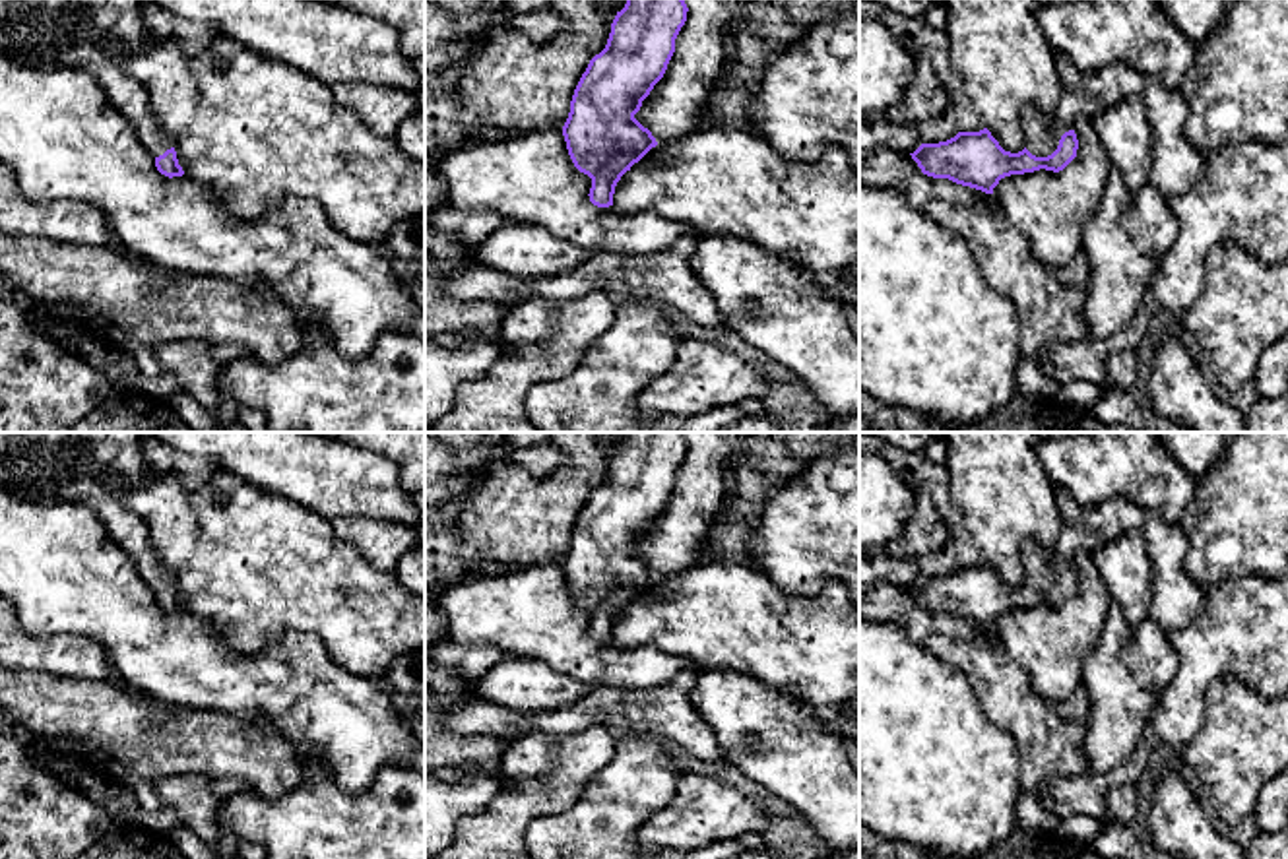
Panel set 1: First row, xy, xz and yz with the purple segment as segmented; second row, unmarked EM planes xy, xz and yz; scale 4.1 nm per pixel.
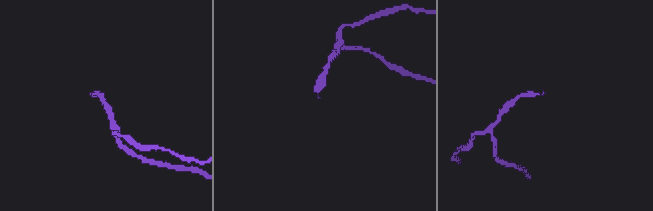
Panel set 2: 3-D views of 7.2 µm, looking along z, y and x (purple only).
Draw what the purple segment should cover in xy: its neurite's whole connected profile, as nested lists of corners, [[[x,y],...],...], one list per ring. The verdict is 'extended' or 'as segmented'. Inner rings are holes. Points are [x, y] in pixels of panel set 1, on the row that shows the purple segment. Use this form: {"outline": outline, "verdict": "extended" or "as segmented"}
{"outline": [[[0,0],[0,52],[33,68],[85,68],[109,99],[130,118],[142,145],[155,159],[161,175],[182,176],[173,140],[157,118],[140,81],[120,72],[103,50],[101,39],[113,35],[126,45],[140,45],[144,23],[142,0]]], "verdict": "extended"}

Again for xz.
{"outline": [[[627,0],[611,23],[605,48],[590,60],[574,89],[563,136],[574,167],[592,178],[588,196],[597,207],[613,206],[621,176],[658,145],[634,114],[663,78],[687,12],[685,0]]], "verdict": "as segmented"}

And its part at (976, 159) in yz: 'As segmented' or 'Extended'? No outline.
Extended

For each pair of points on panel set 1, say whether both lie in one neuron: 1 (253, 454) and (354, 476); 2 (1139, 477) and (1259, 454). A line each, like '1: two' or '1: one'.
1: one
2: two

